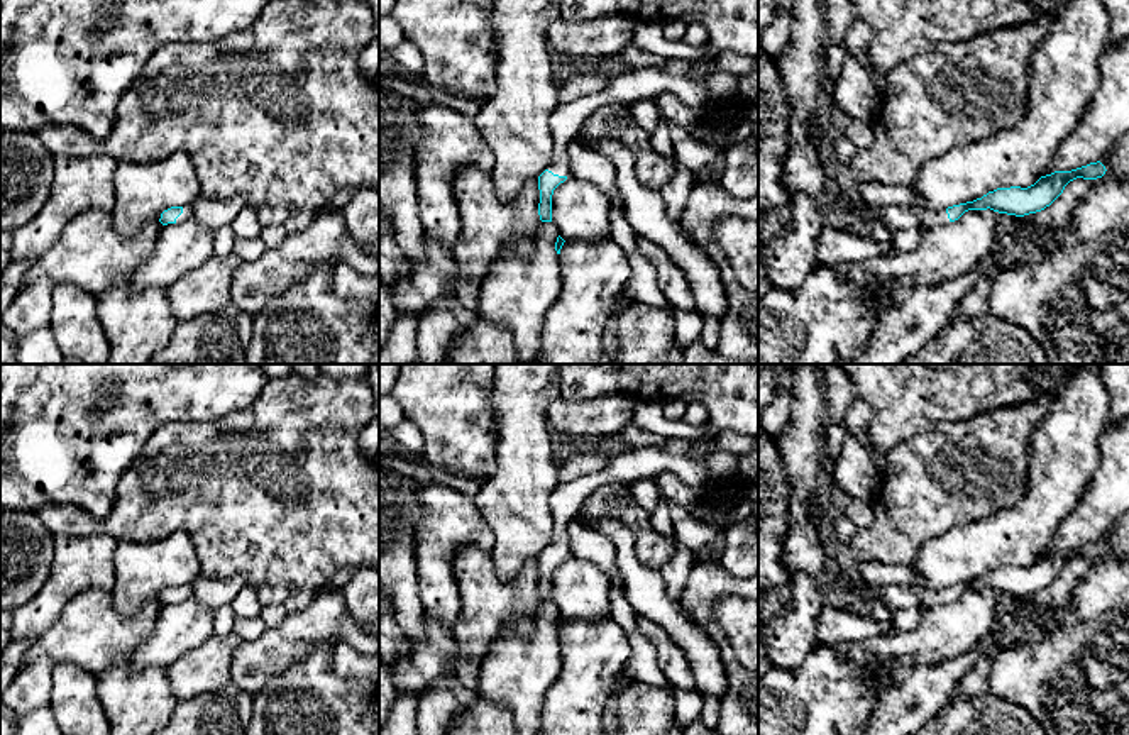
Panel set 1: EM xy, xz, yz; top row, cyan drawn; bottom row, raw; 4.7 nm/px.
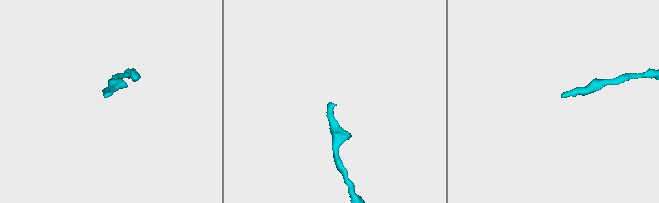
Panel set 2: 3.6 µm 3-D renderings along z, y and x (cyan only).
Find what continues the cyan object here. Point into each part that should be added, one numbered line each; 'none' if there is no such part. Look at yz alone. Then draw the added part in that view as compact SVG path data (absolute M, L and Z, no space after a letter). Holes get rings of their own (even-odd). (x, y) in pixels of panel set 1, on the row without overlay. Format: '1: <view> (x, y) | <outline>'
1: yz (894, 596) | M887 584L882 591L882 601L890 611L900 608L917 608L919 611L945 605L950 601L946 588L916 589L912 586Z

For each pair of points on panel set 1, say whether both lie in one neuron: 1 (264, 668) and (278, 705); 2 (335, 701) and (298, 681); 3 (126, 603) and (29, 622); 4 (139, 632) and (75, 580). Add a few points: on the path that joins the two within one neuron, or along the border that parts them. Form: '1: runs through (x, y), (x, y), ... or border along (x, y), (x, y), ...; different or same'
1: border along (303, 657), (275, 674), (254, 696); different
2: runs through (327, 700), (312, 685), (307, 685); same
3: border along (115, 552), (114, 588), (110, 591); different
4: border along (110, 591), (83, 590), (58, 615); different

